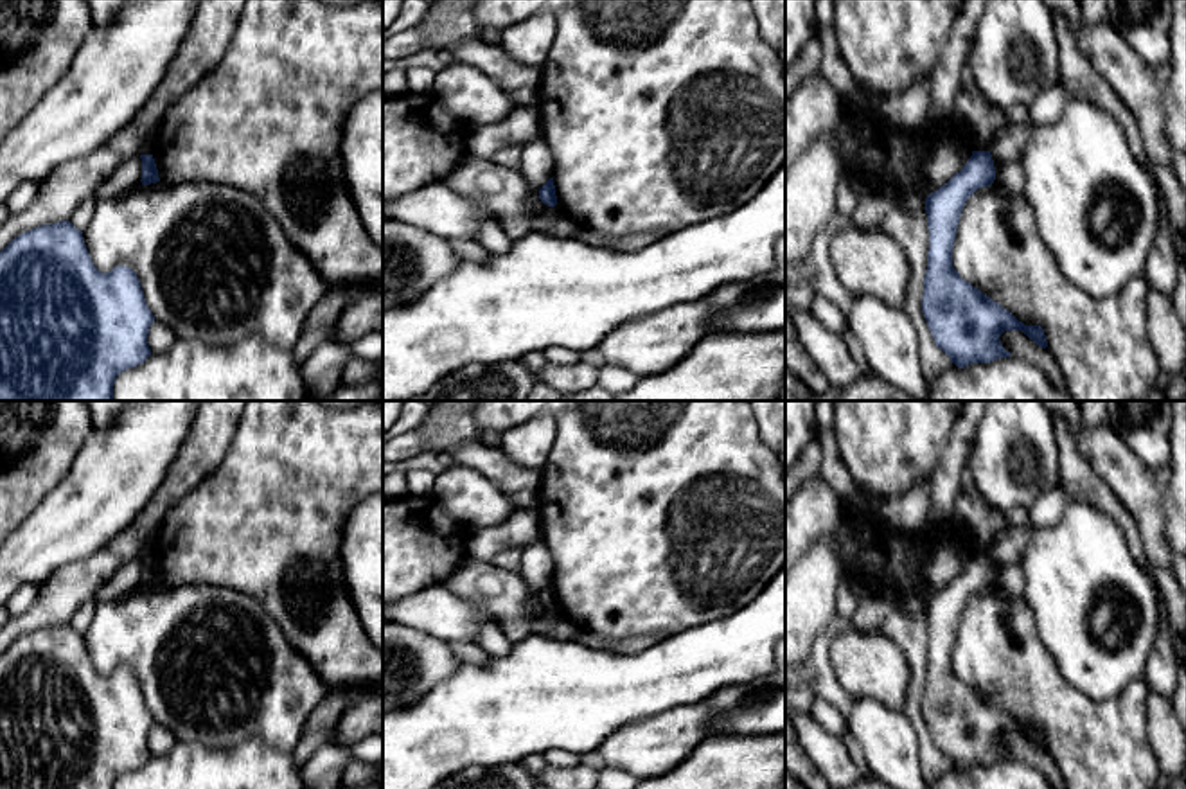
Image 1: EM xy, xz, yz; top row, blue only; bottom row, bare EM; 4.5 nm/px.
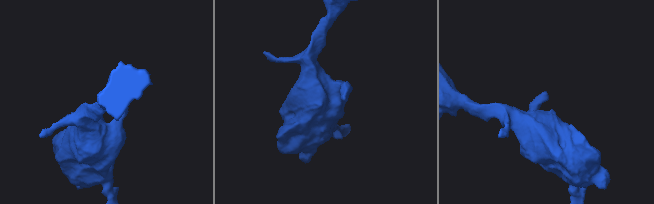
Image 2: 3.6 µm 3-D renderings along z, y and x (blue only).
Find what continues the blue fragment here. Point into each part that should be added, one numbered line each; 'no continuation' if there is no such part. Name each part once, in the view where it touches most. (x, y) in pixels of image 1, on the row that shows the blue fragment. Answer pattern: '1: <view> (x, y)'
no continuation

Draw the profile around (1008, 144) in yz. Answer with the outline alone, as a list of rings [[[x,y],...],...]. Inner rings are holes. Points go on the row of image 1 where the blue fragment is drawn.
[[[1031,119],[1021,124],[1006,124],[994,137],[990,155],[994,162],[1021,160],[1024,146],[1035,129]]]

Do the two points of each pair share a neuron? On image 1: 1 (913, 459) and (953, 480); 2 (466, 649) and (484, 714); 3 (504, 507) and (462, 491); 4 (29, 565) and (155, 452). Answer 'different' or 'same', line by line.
1: different
2: different
3: same
4: same

